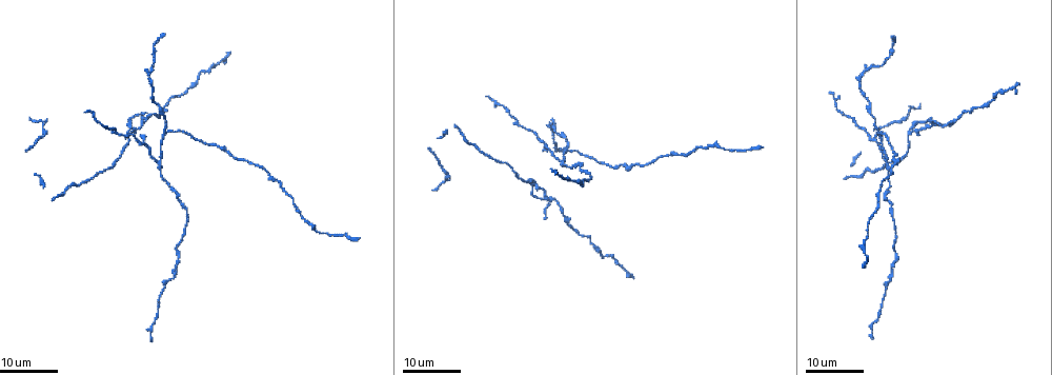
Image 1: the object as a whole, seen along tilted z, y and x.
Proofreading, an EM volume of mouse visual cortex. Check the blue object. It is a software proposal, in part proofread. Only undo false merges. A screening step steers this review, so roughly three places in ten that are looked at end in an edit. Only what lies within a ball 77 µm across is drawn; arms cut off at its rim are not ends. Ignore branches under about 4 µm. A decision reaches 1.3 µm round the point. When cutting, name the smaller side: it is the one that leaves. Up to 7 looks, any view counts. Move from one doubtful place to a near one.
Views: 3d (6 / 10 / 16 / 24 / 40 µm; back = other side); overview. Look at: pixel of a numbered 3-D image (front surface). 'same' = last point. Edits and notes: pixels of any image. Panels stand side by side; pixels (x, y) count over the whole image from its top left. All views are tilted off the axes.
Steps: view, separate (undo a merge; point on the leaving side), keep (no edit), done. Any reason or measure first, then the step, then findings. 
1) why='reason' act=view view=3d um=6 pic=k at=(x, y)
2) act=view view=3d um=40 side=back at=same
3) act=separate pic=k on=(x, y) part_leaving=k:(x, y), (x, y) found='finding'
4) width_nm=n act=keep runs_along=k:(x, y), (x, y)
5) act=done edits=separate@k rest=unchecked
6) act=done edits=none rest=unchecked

act=view view=3d um=16 pic=1 at=(908, 131)

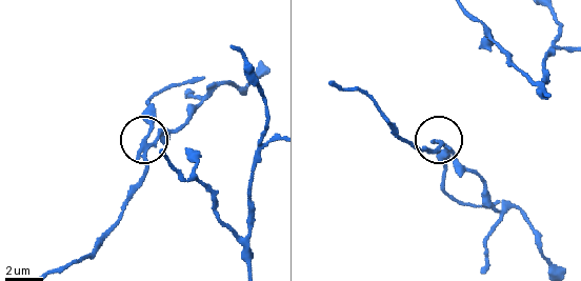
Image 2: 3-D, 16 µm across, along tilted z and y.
act=view view=3d um=6 pic=2 at=(142, 145)

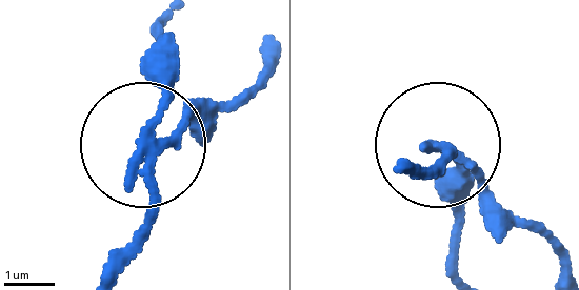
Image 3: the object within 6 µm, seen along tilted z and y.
act=view view=3d um=6 side=back pic=3 at=(438, 144)

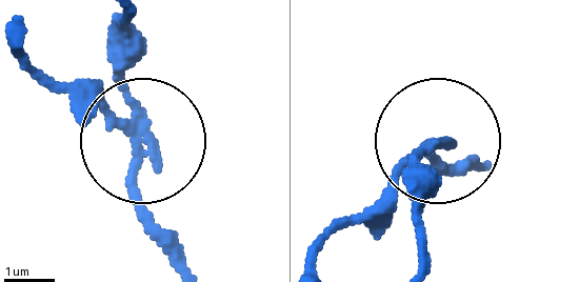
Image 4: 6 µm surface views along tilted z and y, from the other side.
act=separate pic=4 on=(126, 66) part_leaving=4:(148, 134), (123, 74), (124, 13) found='a second neuron is stuck on'

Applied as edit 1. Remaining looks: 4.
act=view view=overview

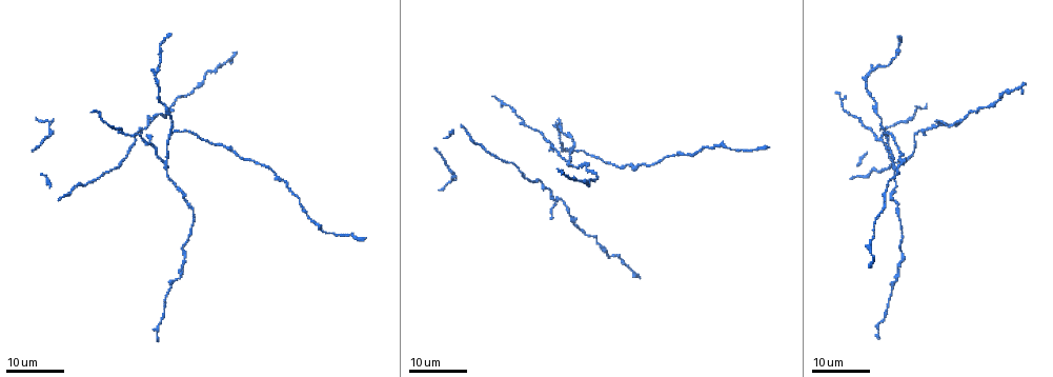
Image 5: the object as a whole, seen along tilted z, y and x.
why='narrows sharply' act=view view=3d um=16 pic=5 at=(179, 280)

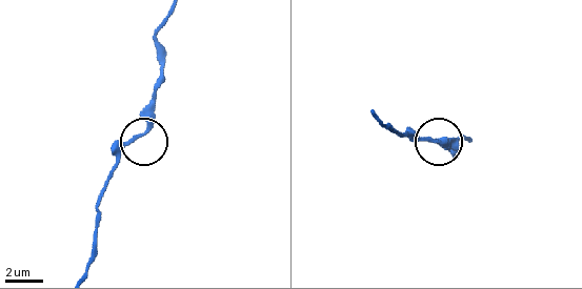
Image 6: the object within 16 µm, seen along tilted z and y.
act=view view=3d um=6 pic=6 at=(141, 133)

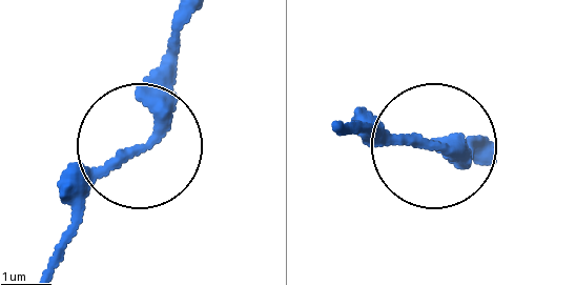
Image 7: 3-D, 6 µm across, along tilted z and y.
act=keep runs_along=7:(182, 24), (162, 124), (58, 239) found='all the same neuron'

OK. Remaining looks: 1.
act=done edits=separate@4 rest=unchecked

